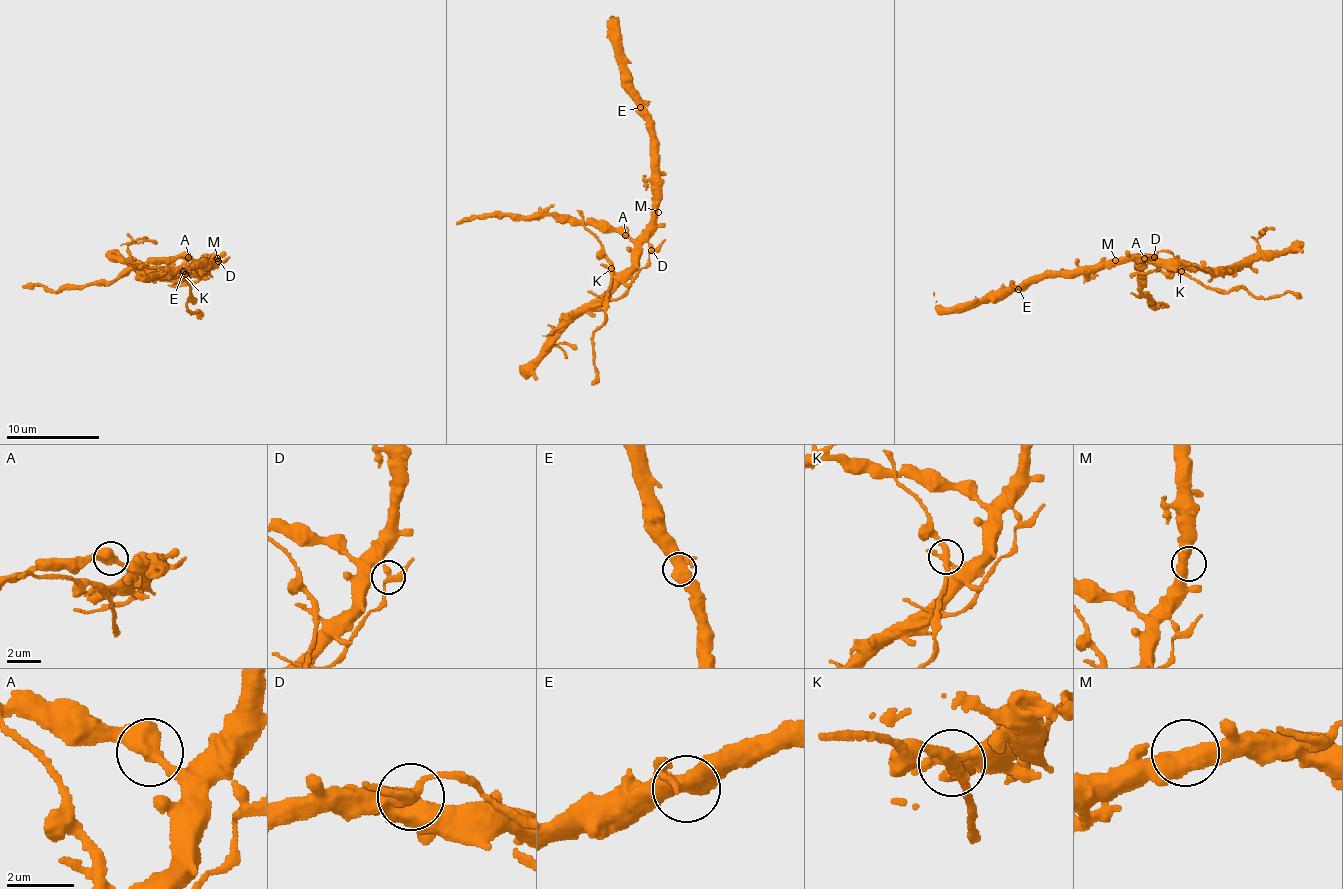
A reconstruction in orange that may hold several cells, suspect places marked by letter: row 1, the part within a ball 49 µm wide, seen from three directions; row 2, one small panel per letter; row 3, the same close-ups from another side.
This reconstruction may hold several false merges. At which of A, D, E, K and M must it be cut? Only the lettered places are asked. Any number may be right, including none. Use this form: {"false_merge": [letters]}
{"false_merge": ["A", "D", "K"]}

